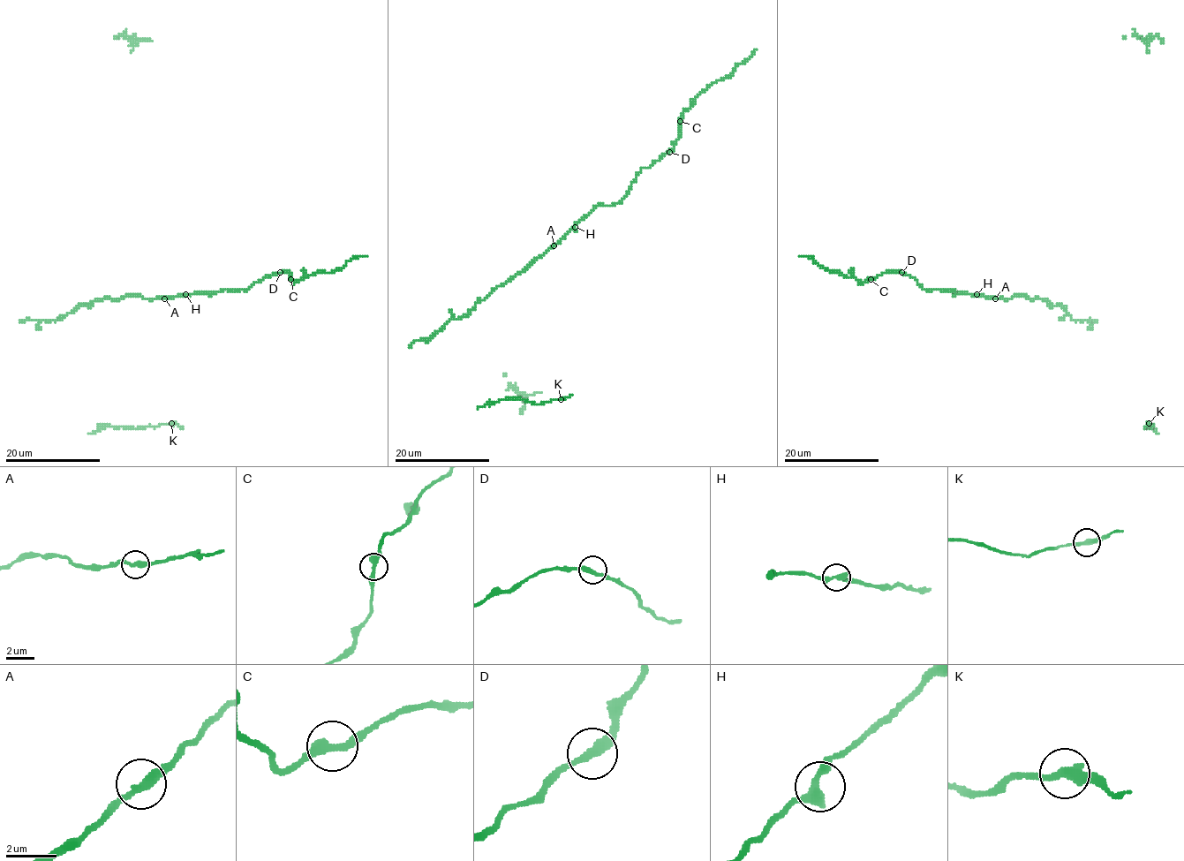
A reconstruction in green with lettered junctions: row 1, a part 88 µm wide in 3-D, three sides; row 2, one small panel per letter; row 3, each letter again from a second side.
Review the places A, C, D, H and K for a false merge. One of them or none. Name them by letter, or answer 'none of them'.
none of them

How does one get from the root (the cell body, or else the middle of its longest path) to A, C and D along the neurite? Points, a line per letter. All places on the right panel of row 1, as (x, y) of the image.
A: (1018, 296), (995, 298)
C: (1018, 296), (988, 298), (955, 293), (953, 290), (927, 290), (912, 276), (898, 272), (882, 272), (871, 279)
D: (1018, 296), (988, 298), (955, 293), (953, 290), (927, 290), (901, 272)

